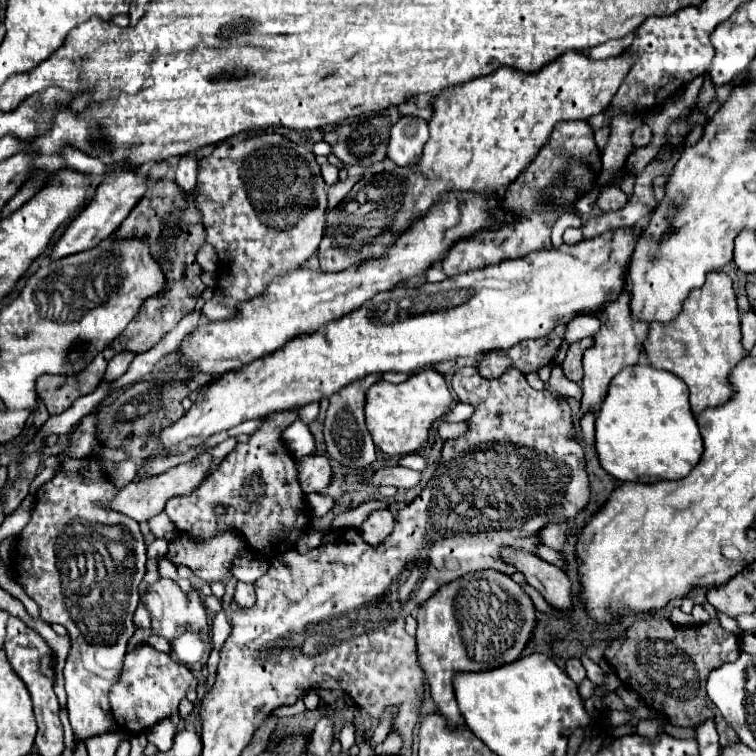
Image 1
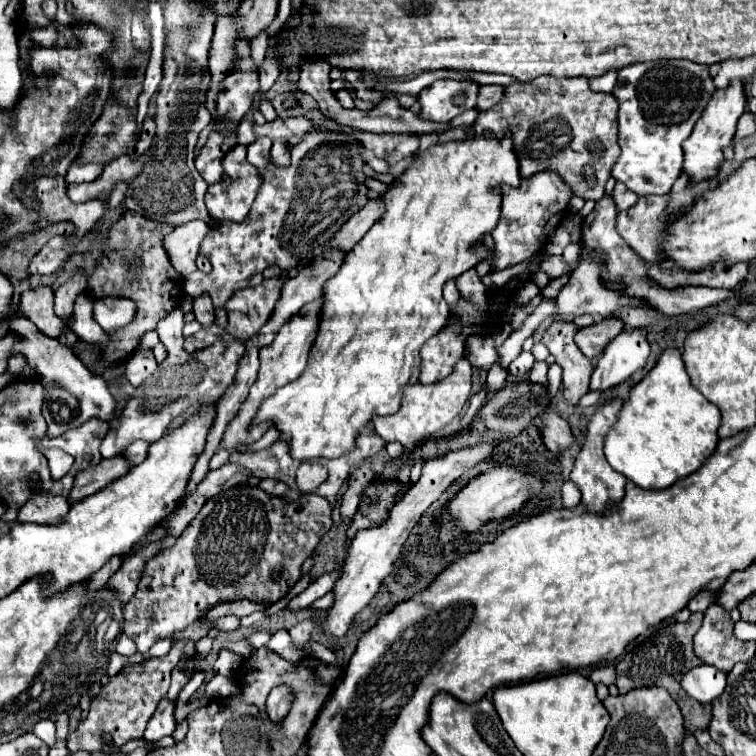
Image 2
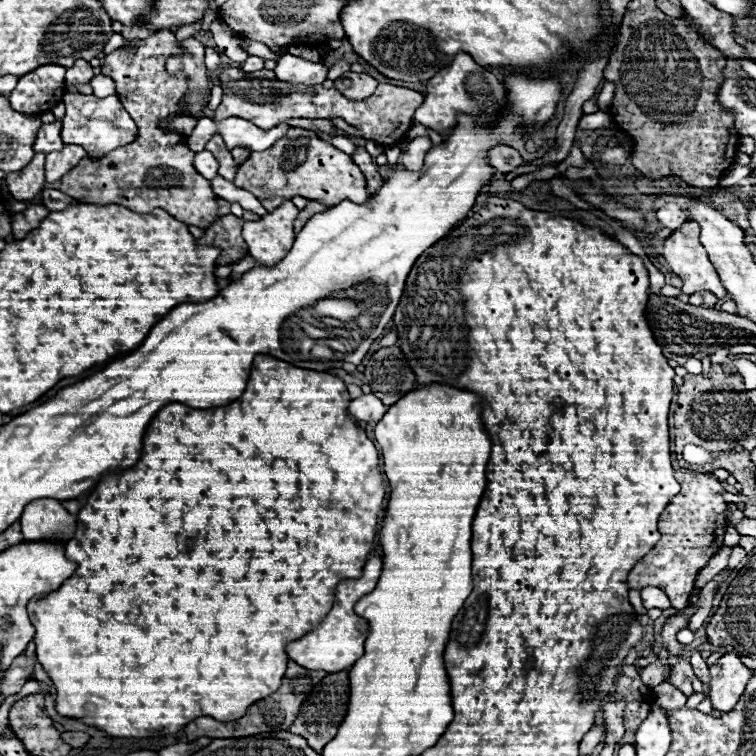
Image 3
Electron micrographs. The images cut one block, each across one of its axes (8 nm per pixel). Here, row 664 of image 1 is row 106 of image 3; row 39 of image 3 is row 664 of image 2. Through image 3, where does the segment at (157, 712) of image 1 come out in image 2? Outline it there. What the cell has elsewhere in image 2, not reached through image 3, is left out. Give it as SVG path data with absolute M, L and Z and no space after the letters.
M178 640L174 642L172 650L164 658L152 658L148 660L146 666L134 666L124 672L128 674L118 674L110 678L106 686L102 686L100 694L92 700L92 710L87 718L80 722L77 729L68 736L68 750L77 752L86 750L87 752L98 752L106 746L104 734L110 734L114 746L122 746L132 738L142 738L144 728L154 714L158 702L166 696L168 686L170 686L170 672L178 664L180 656L184 654L194 654L194 644Z

